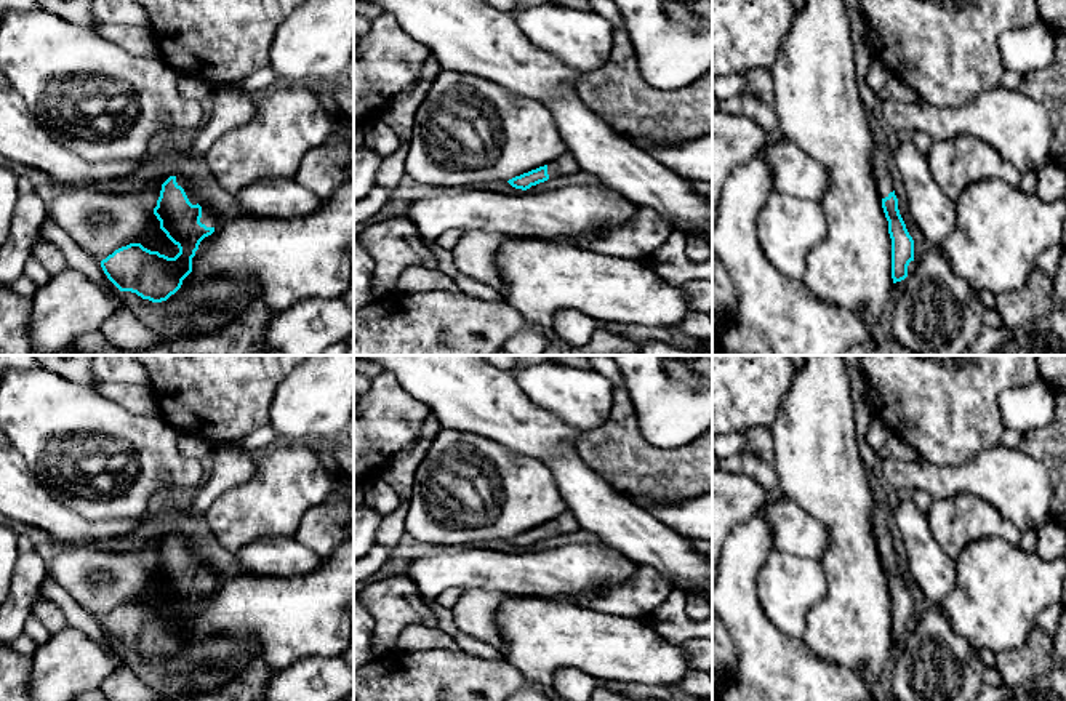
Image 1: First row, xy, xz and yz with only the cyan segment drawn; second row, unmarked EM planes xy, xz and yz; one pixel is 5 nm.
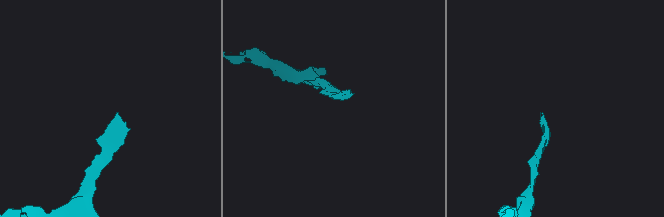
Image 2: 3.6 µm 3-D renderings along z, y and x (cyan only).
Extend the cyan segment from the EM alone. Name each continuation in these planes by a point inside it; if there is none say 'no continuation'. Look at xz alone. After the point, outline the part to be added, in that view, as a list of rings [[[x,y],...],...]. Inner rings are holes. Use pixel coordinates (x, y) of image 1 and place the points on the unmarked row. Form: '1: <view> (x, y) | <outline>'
1: xz (567, 522) | [[[567,509],[559,519],[547,522],[549,538],[557,535],[575,533],[579,528],[581,525],[570,509]]]

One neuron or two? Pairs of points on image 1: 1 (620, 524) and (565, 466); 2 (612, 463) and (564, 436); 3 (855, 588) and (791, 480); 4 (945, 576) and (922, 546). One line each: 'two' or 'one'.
1: one
2: two
3: one
4: one

